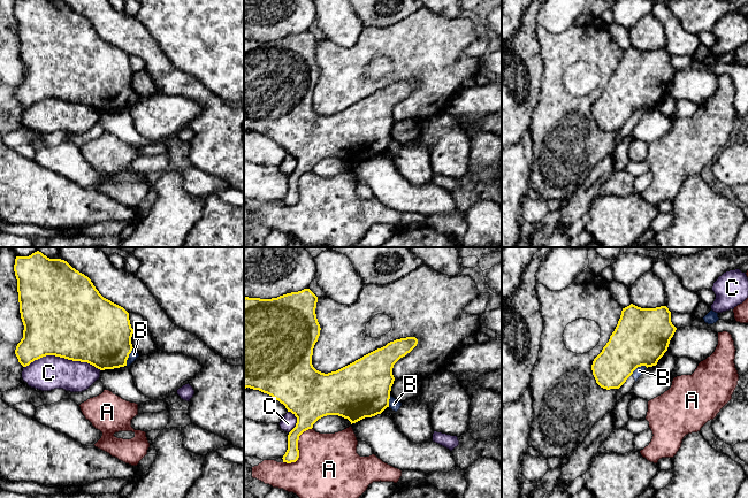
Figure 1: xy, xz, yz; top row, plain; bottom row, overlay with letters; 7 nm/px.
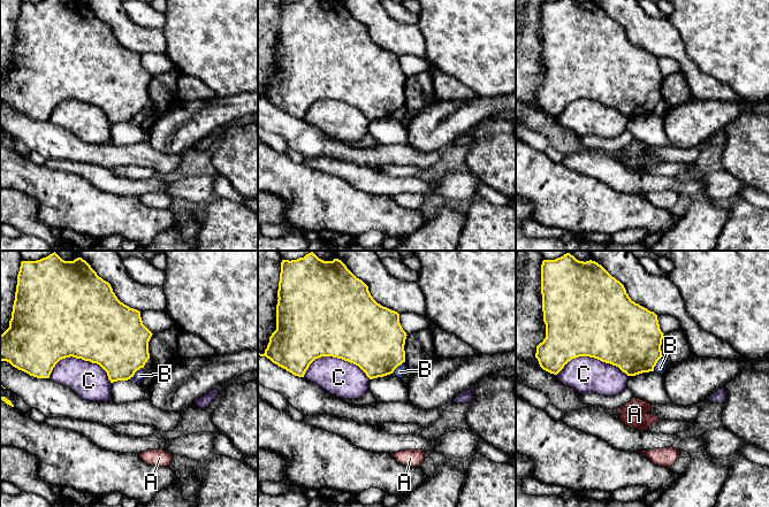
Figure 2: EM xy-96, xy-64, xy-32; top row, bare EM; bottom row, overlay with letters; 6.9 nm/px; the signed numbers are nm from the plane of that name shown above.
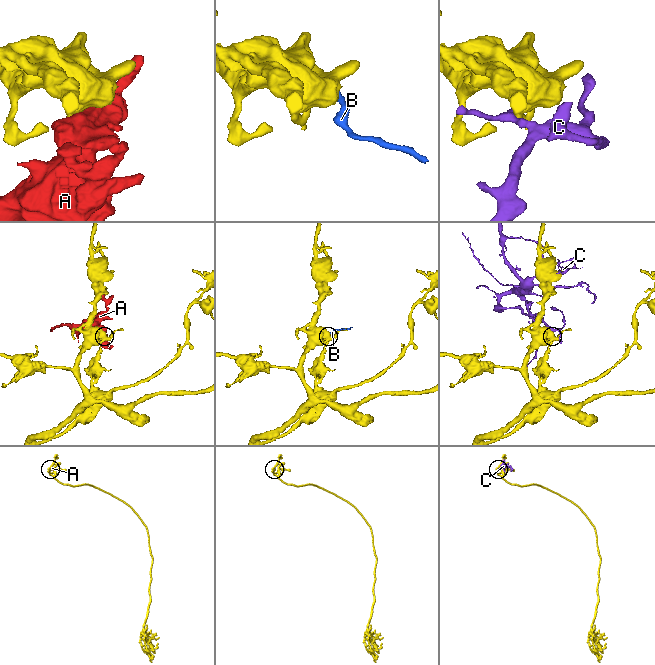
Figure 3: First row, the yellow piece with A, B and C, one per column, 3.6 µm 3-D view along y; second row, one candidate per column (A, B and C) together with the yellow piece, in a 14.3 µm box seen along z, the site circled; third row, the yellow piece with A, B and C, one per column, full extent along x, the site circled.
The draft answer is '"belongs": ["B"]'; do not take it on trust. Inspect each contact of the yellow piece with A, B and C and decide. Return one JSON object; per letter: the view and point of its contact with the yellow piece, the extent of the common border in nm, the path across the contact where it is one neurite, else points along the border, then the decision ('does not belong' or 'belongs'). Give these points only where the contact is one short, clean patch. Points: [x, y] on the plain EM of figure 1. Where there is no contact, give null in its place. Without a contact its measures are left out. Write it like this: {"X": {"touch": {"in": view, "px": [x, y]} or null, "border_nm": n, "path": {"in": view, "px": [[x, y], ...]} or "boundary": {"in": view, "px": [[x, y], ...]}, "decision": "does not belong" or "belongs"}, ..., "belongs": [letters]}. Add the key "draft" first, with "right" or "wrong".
{"draft": "wrong", "A": {"touch": {"in": "xz", "px": [297, 191]}, "border_nm": 320, "decision": "does not belong"}, "B": {"touch": {"in": "xy", "px": [128, 99]}, "border_nm": 140, "boundary": {"in": "xy", "px": [[132, 90], [126, 107]]}, "decision": "does not belong"}, "C": {"touch": {"in": "xy", "px": [62, 99]}, "border_nm": 550, "decision": "does not belong"}, "belongs": []}

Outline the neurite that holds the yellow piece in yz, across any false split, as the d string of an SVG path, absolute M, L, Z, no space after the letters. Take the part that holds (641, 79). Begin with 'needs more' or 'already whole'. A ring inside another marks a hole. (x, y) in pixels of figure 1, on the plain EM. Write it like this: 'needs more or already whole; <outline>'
already whole; M631 46L623 51L609 84L593 104L591 113L596 125L606 132L619 131L638 109L656 108L667 93L676 72L671 64L671 54L666 48L641 51Z

